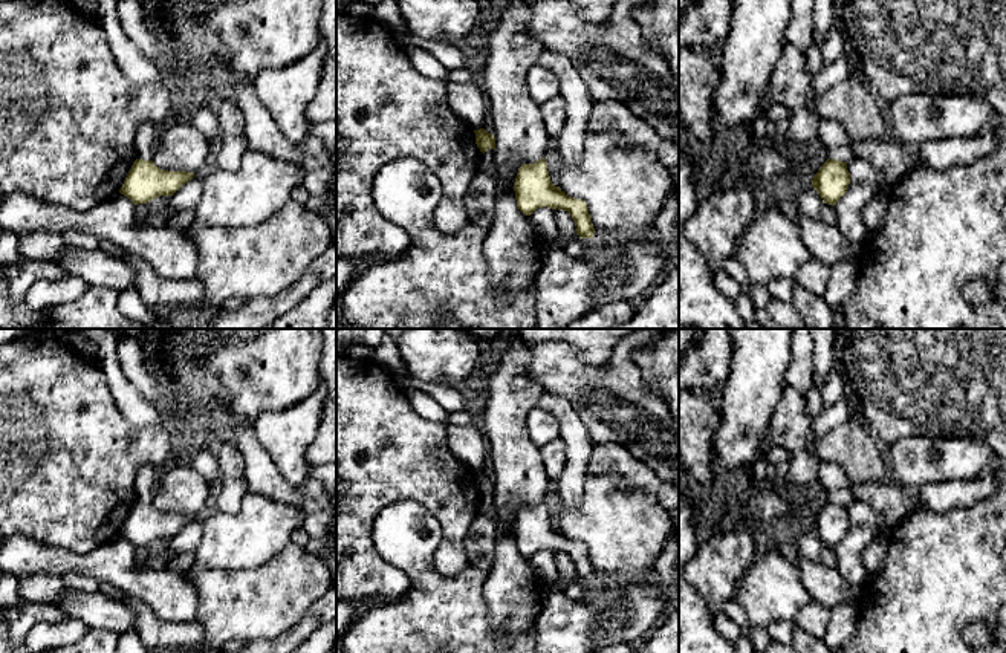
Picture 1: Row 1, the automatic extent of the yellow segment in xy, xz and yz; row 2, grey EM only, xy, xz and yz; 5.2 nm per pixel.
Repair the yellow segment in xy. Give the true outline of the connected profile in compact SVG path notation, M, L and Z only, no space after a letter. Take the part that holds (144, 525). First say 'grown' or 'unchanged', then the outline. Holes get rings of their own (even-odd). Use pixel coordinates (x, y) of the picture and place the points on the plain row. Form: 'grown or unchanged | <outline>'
grown | M144 466L135 480L138 502L133 505L119 535L135 547L147 546L161 538L173 538L182 528L194 520L194 515L167 514L154 508L153 488L159 468Z

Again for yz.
grown | M819 460L819 488L827 492L829 502L810 525L823 544L833 549L850 526L847 505L852 502L852 485L835 463Z

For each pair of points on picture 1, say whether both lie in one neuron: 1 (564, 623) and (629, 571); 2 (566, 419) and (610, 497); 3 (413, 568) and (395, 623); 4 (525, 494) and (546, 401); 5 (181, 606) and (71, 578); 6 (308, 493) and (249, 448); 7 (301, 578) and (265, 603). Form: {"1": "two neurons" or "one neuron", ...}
{"1": "two neurons", "2": "two neurons", "3": "one neuron", "4": "two neurons", "5": "two neurons", "6": "one neuron", "7": "one neuron"}

